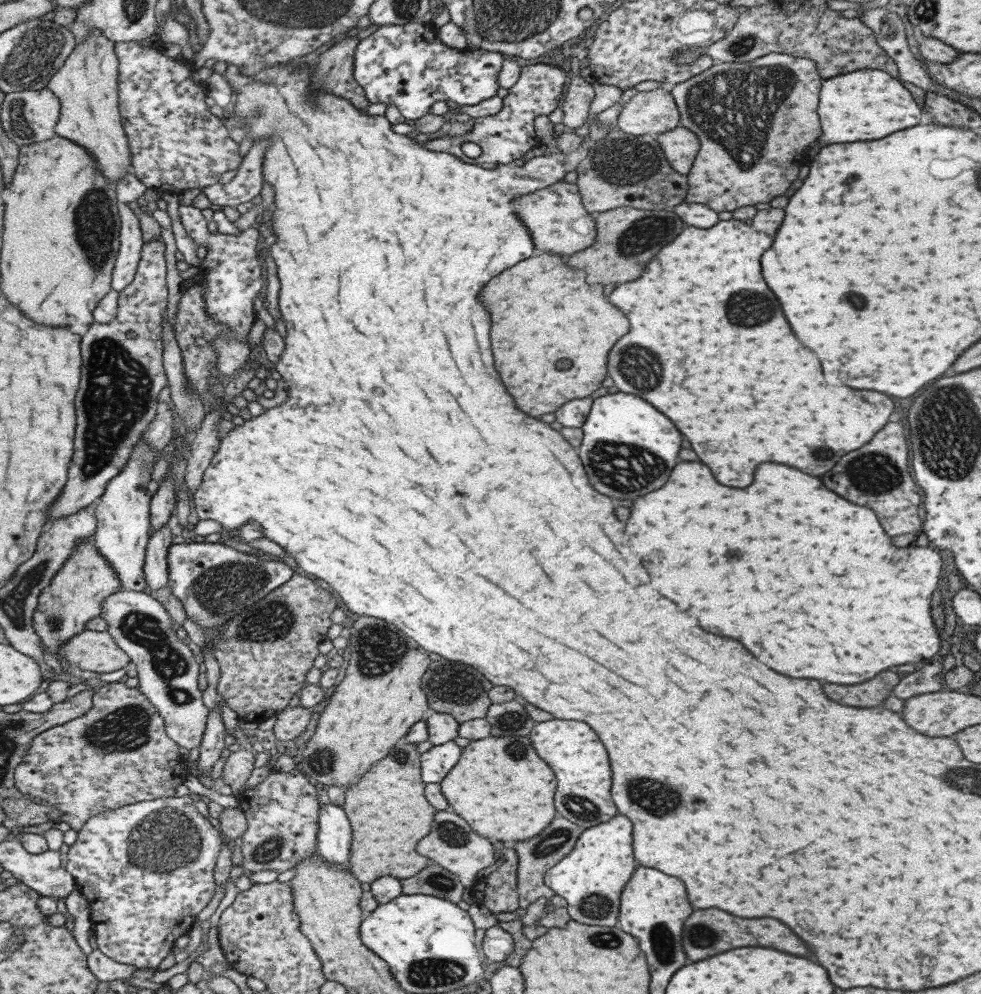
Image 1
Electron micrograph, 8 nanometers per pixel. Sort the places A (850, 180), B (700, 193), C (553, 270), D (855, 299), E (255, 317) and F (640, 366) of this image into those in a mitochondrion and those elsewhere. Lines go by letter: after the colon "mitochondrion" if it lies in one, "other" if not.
A: other
B: other
C: other
D: mitochondrion
E: other
F: mitochondrion

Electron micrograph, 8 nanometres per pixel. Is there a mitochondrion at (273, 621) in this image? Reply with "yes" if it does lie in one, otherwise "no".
yes

